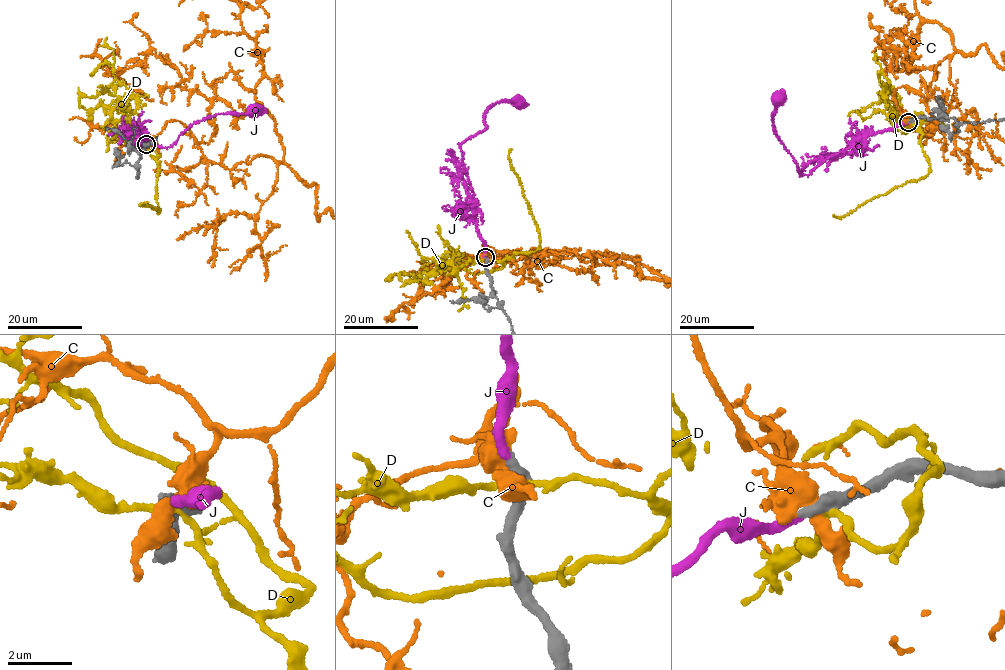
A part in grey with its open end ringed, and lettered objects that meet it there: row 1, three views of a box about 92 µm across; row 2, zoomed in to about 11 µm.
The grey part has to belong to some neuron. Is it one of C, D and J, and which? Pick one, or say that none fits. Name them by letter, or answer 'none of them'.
J

